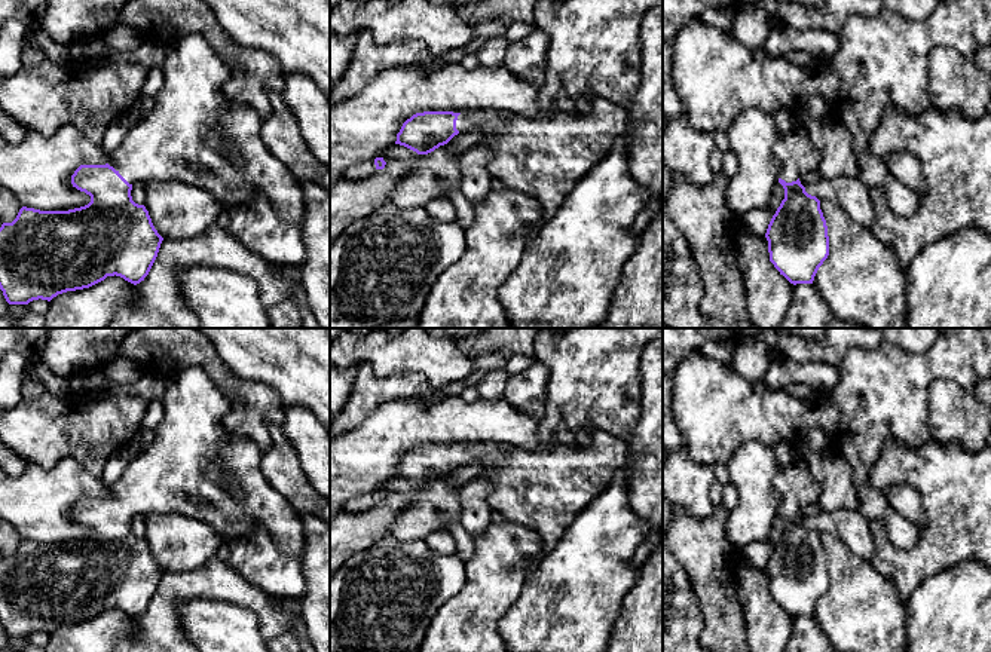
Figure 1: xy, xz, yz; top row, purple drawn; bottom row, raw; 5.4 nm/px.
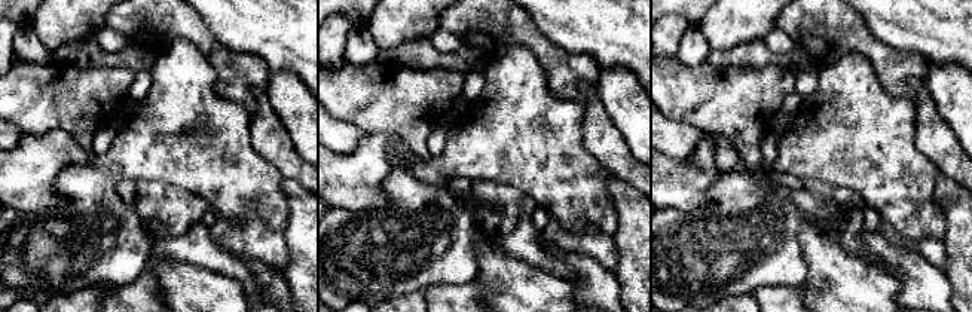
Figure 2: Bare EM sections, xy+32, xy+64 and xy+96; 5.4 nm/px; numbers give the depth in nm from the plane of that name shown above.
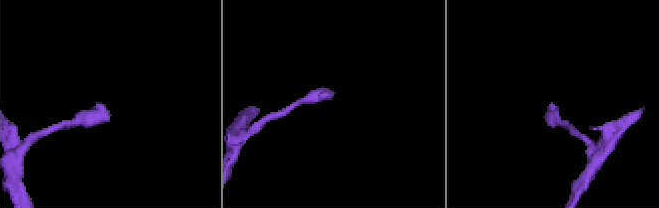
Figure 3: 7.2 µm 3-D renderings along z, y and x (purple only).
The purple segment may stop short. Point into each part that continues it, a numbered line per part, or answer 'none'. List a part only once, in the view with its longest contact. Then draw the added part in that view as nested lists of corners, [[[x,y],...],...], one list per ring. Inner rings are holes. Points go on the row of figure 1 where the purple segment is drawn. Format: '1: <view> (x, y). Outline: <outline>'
1: xy (168, 143). Outline: [[[189,34],[168,46],[162,67],[165,82],[156,95],[153,110],[131,128],[122,144],[110,153],[113,166],[129,184],[138,181],[175,180],[198,186],[214,195],[224,208],[247,203],[254,193],[263,193],[275,208],[278,217],[288,224],[300,224],[303,217],[303,196],[299,180],[264,146],[260,128],[263,119],[247,104],[229,101],[223,94],[224,83],[233,76],[229,67],[212,50],[201,34]],[[214,126],[226,141],[226,151],[220,153],[205,141],[205,132]]]

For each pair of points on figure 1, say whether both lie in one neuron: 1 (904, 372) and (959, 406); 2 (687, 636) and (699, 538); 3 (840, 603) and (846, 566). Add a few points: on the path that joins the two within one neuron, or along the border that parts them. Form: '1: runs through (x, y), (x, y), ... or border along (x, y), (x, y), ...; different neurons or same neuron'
1: border along (964, 388), (936, 379), (929, 388), (926, 421); different neurons
2: border along (678, 560), (691, 584), (702, 624); different neurons
3: runs through (846, 594), (846, 575); same neuron

